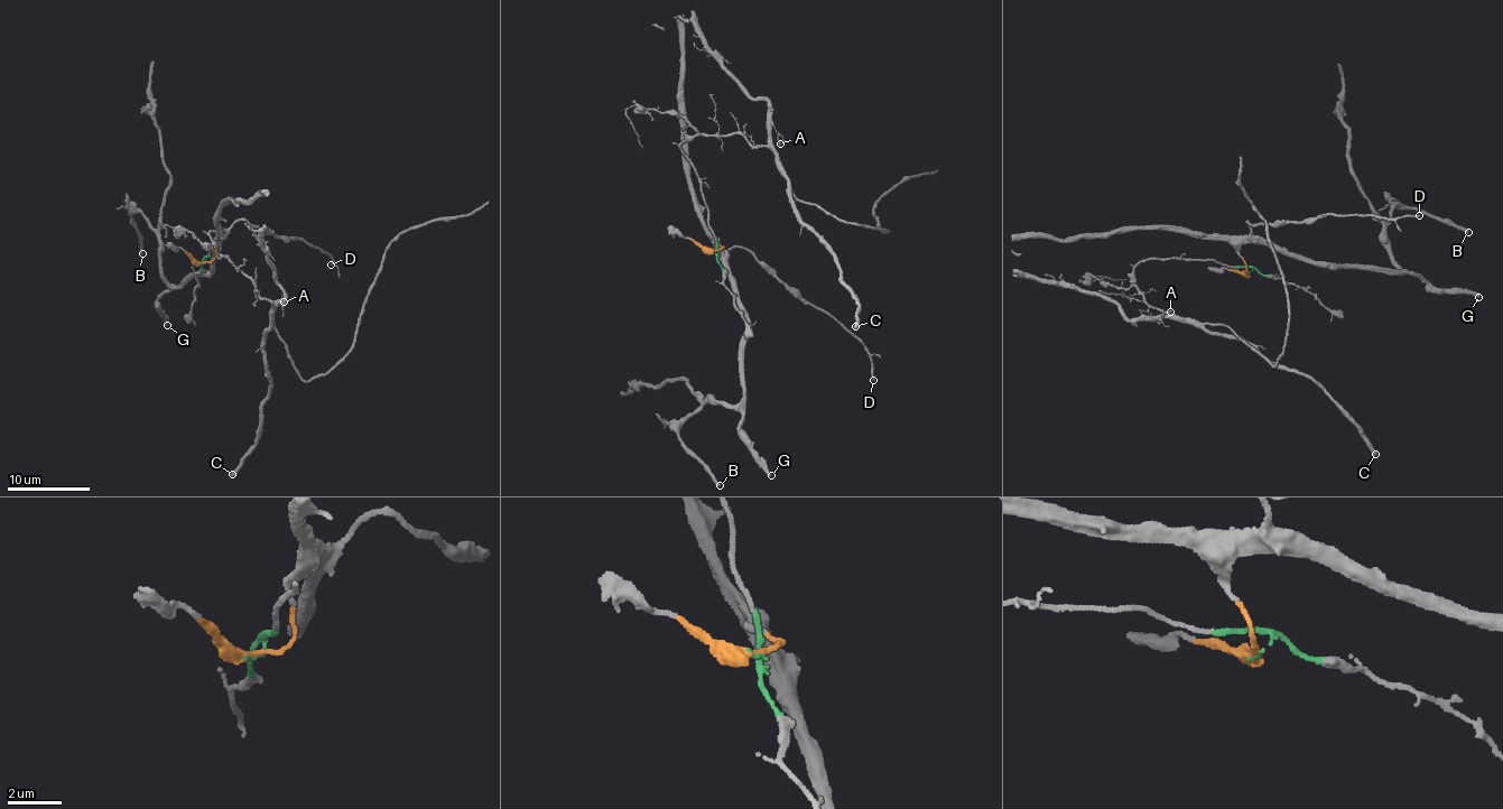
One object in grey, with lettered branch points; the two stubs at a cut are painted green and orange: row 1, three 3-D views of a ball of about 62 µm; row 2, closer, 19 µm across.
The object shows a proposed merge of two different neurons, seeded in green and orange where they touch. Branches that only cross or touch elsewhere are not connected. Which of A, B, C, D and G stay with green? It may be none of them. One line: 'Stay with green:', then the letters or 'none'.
Stay with green: A, C

